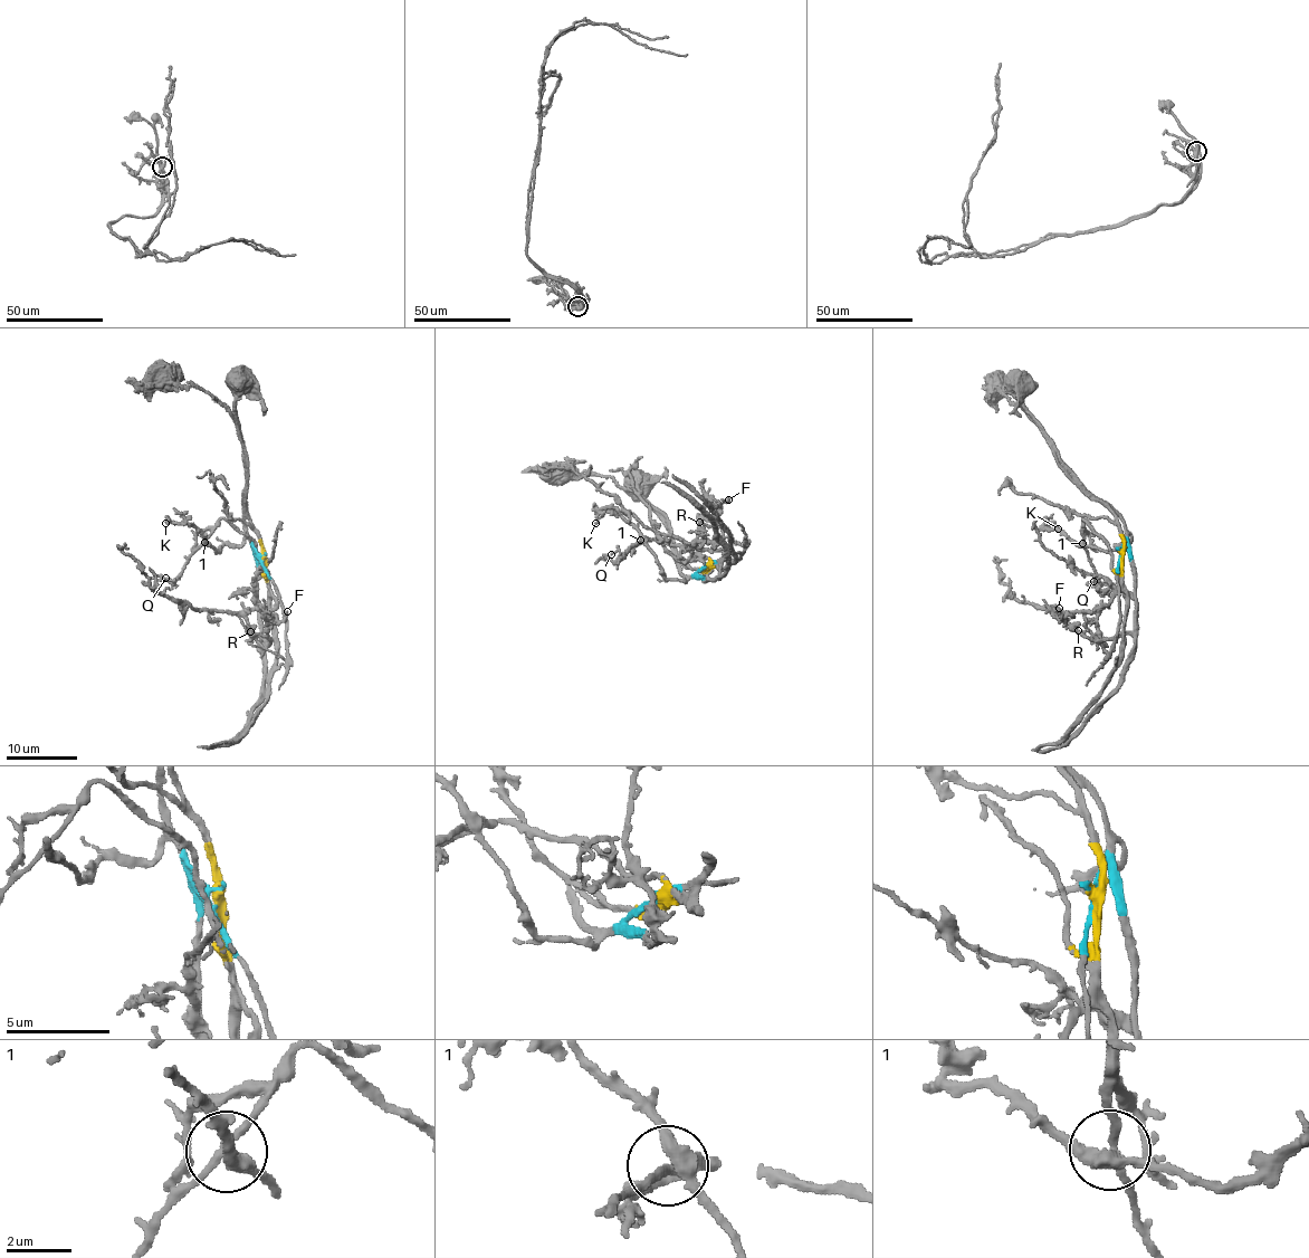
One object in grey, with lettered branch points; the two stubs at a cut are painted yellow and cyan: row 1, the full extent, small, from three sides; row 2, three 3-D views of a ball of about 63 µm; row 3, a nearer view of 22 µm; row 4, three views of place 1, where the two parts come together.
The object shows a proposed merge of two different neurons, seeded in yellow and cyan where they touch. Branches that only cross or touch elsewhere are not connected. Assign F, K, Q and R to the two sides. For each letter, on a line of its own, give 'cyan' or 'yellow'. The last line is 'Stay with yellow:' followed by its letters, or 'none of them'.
F: cyan
K: cyan
Q: yellow
R: cyan
Stay with yellow: Q

